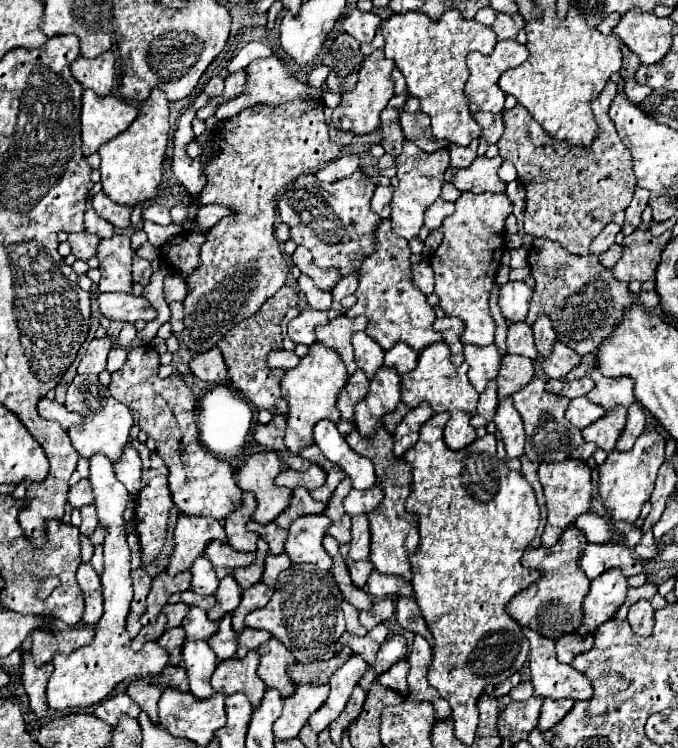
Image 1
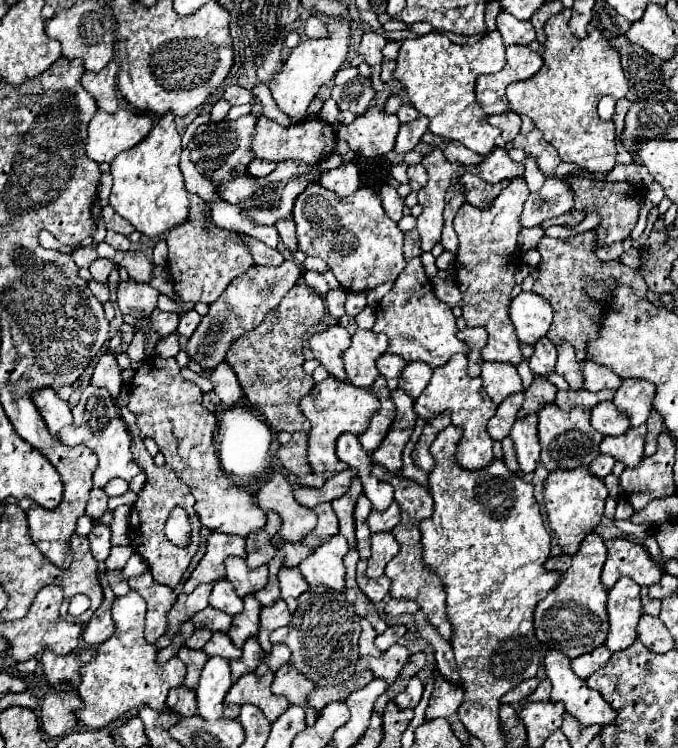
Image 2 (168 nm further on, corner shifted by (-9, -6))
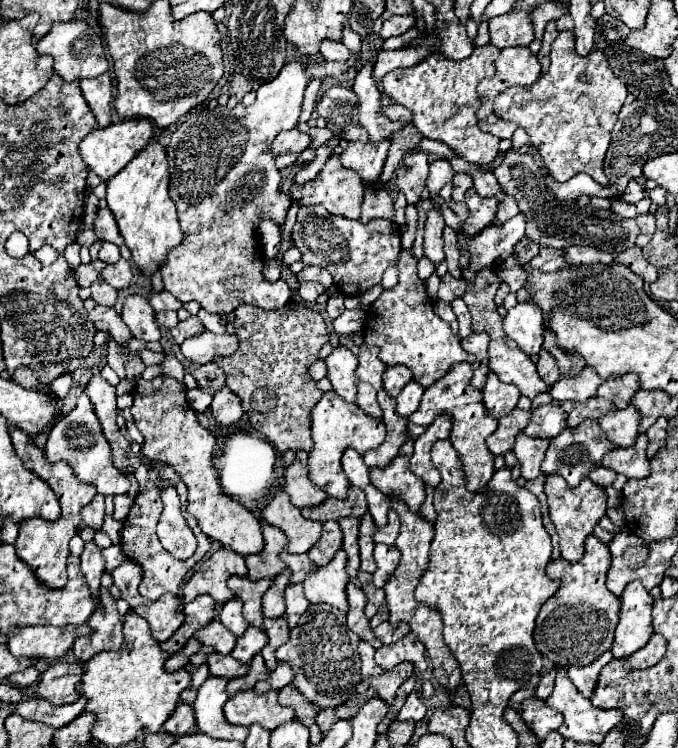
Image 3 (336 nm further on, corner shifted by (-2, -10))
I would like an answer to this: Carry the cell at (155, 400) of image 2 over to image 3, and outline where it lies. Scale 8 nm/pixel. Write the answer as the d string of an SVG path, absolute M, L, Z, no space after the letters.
M168 374L156 376L154 380L140 378L132 390L132 396L134 404L130 410L140 434L144 436L142 454L154 462L172 466L180 474L182 482L188 486L188 510L198 520L200 530L242 556L260 552L264 548L260 522L240 502L222 492L218 476L212 468L216 438L198 422L196 412L186 400L182 384Z

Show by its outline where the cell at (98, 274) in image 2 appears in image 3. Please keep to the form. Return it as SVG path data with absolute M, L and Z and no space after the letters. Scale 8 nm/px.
M102 278L94 280L92 286L90 286L90 290L92 290L92 298L94 298L98 304L114 306L114 302L116 302L116 290L114 290L110 284L106 284Z

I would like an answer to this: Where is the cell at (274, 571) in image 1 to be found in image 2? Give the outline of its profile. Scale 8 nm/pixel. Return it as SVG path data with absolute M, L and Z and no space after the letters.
M281 568L279 584L281 584L281 598L285 600L285 604L293 614L297 610L297 598L309 590L309 584L305 582L305 578L297 568Z

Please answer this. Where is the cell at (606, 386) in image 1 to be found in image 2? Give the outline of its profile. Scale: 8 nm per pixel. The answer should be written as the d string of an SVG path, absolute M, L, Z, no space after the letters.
M623 380L621 388L615 392L613 404L625 412L631 420L631 426L641 426L647 422L653 410L655 386L647 380Z

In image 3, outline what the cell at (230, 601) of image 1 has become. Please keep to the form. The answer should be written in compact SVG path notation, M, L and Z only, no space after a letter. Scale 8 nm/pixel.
M250 624L250 626L246 628L246 632L236 640L236 646L234 646L234 650L232 650L232 656L234 656L236 660L248 664L248 662L252 660L252 656L254 656L256 652L260 652L260 648L264 648L266 640L268 640L268 638L264 636L264 632L262 632L260 628L256 628L256 626Z

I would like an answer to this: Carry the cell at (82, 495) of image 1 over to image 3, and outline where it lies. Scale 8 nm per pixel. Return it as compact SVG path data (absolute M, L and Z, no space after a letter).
M96 494L90 504L86 504L82 508L82 520L92 526L94 530L100 530L102 528L102 518L104 518L104 496Z

